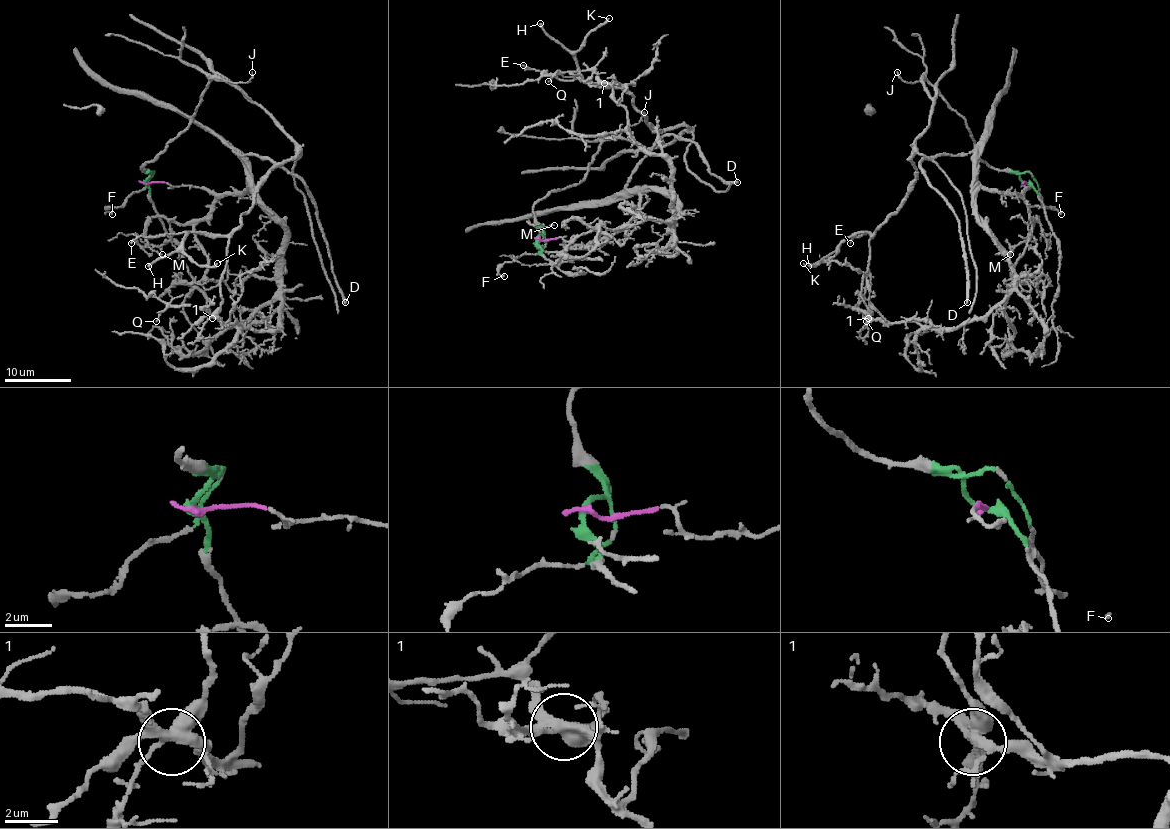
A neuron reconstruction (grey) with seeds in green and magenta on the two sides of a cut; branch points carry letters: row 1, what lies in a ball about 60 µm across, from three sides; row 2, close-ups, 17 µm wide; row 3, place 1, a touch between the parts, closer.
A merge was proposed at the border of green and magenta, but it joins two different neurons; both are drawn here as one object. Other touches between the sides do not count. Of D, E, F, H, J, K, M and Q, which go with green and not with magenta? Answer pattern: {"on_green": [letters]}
{"on_green": ["E", "F", "H", "J", "K"]}

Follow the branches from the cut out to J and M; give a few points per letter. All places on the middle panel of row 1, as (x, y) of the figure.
J: (537, 238), (542, 233), (532, 206), (551, 191), (577, 184), (604, 141), (637, 123), (644, 111)
M: (537, 238), (561, 238), (576, 246), (606, 239), (594, 246), (544, 251), (537, 239), (546, 226), (554, 224)

